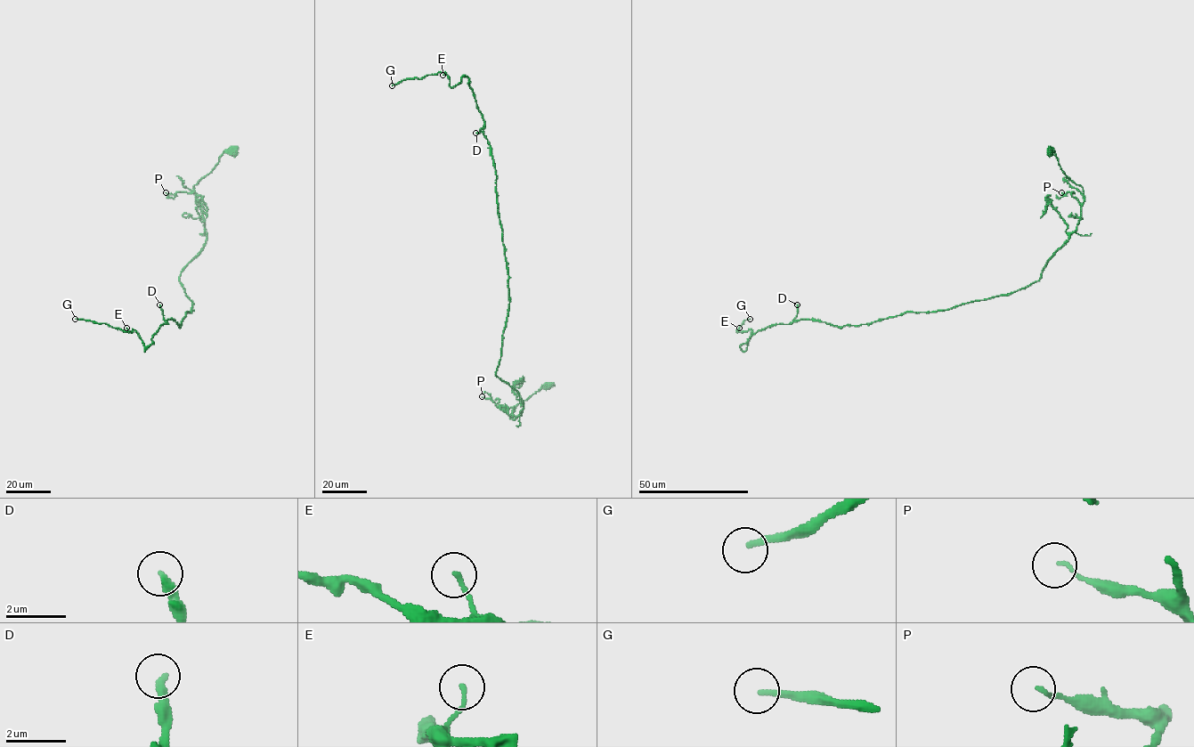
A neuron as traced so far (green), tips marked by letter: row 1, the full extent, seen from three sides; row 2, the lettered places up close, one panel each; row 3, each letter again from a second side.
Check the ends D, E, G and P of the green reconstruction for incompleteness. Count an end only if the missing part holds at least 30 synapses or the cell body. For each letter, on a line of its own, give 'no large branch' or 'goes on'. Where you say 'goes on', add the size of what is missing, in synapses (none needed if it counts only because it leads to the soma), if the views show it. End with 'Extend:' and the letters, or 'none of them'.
D: goes on; about 200 synapses
E: no large branch
G: goes on; about 100 synapses
P: no large branch
Extend: D, G

